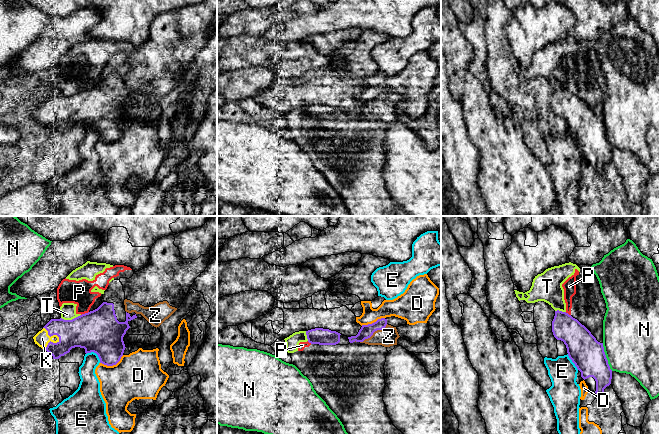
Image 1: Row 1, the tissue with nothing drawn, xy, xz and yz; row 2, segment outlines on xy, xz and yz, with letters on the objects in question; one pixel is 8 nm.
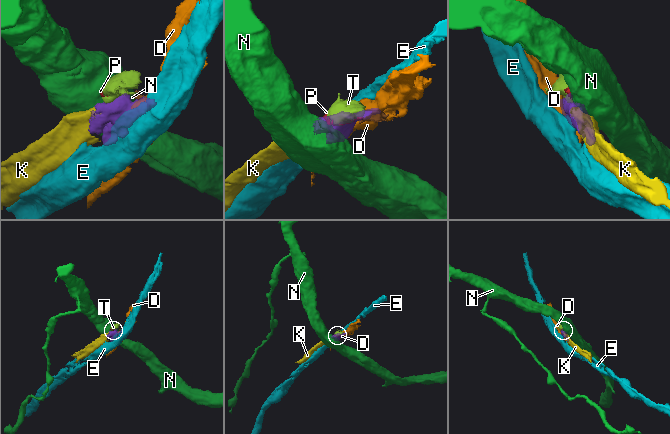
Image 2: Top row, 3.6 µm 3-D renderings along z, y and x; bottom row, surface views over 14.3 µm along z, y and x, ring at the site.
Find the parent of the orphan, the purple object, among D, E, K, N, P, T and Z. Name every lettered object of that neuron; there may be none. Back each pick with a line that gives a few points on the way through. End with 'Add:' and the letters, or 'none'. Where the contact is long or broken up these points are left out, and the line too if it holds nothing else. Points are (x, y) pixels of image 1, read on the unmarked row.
Z: way xz (366, 107), (373, 108), (388, 112)
Add: K, Z

